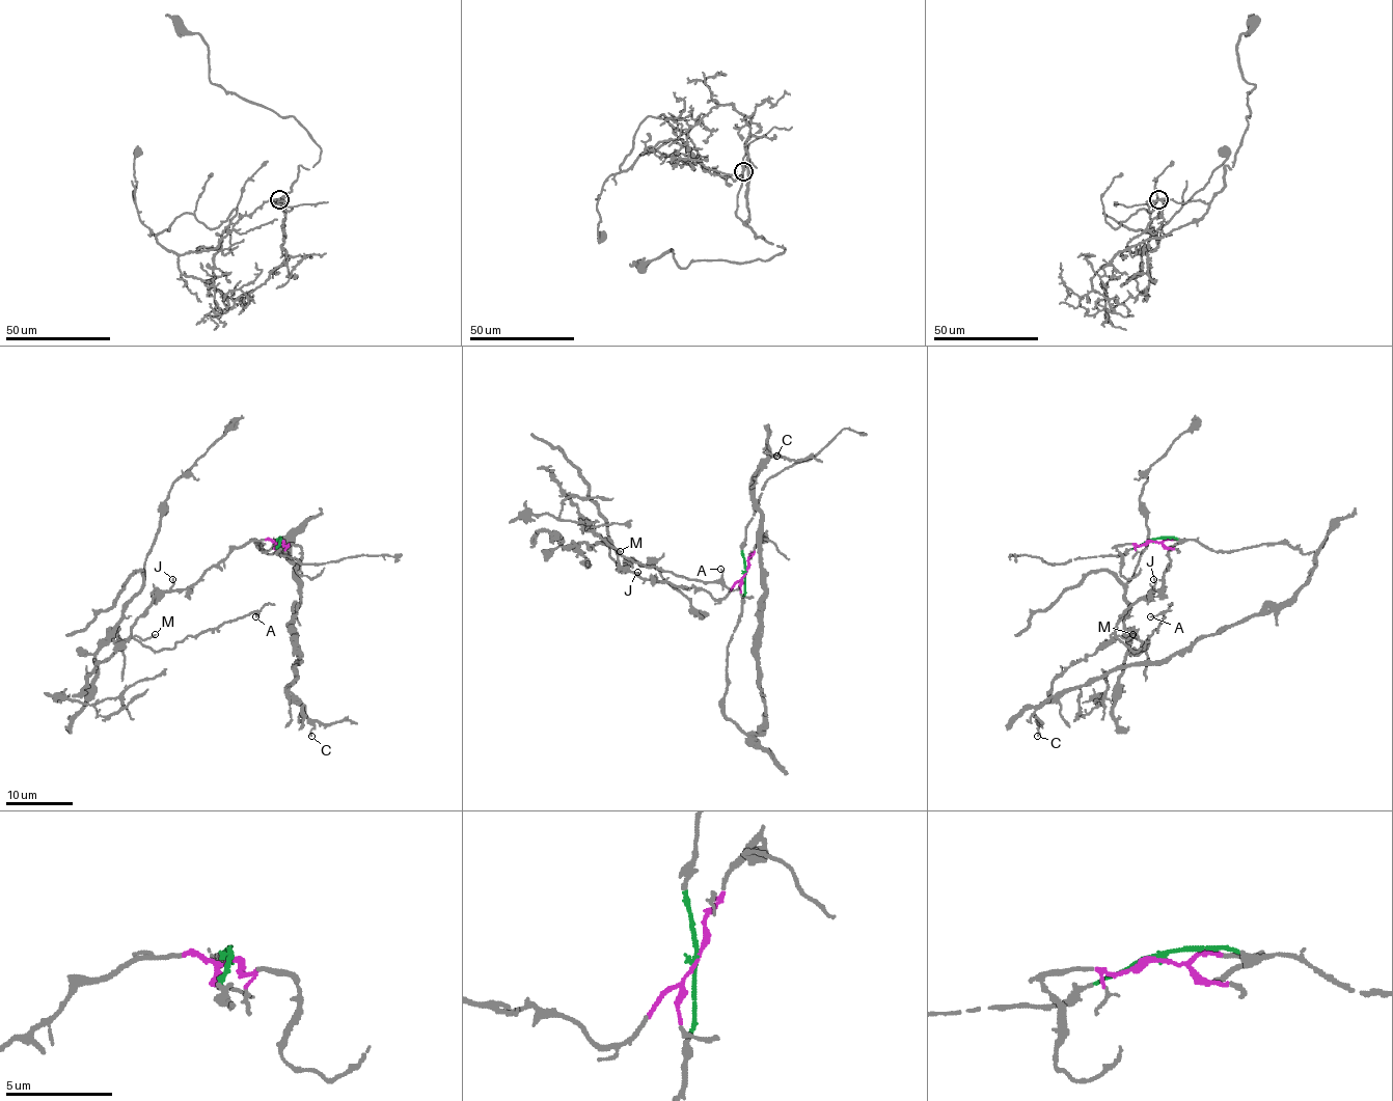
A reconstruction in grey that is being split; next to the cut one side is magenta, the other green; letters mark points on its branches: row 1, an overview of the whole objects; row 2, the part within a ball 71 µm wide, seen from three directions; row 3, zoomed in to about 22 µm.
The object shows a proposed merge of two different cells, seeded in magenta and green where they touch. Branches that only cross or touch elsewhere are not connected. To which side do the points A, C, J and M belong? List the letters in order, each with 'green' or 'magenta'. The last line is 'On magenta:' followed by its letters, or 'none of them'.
A: magenta
C: green
J: magenta
M: magenta
On magenta: A, J, M

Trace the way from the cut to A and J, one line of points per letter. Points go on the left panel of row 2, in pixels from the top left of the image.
A: (279, 541), (249, 541), (187, 588), (162, 592), (131, 635), (154, 651), (170, 649), (189, 635), (256, 617)
J: (279, 541), (249, 541), (209, 568), (187, 588), (171, 590), (171, 578)

